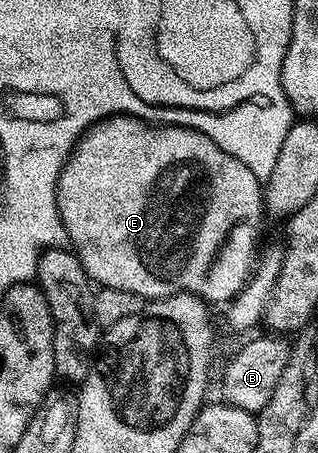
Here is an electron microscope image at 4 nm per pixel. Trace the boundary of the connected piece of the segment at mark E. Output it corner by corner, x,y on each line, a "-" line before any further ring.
114,114
104,120
98,120
96,124
92,125
73,145
73,150
69,154
69,159
66,160
64,166
61,167
61,172
57,178
56,188
56,202
57,213
60,216
60,223
65,228
65,236
67,240
70,240
72,251
80,258
81,264
85,267
85,272
89,276
90,281
94,285
103,288
114,288
115,290
127,290
131,294
139,294
143,298
160,298
163,296
171,296
178,292
184,292
191,286
197,286
197,274
203,274
207,276
209,274
209,267
211,266
212,259
217,254
222,241
224,241
226,235
230,230
238,225
256,225
258,223
257,218
260,214
263,214
263,184
262,181
255,178
255,174
251,174
251,170
247,170
247,166
243,166
243,162
239,162
239,158
235,158
231,154
227,154
223,150
219,150
219,146
215,146
215,142
211,138
207,138
201,132
198,132
196,128
182,128
180,126
154,126
152,123
146,122
136,116
130,116
128,114

